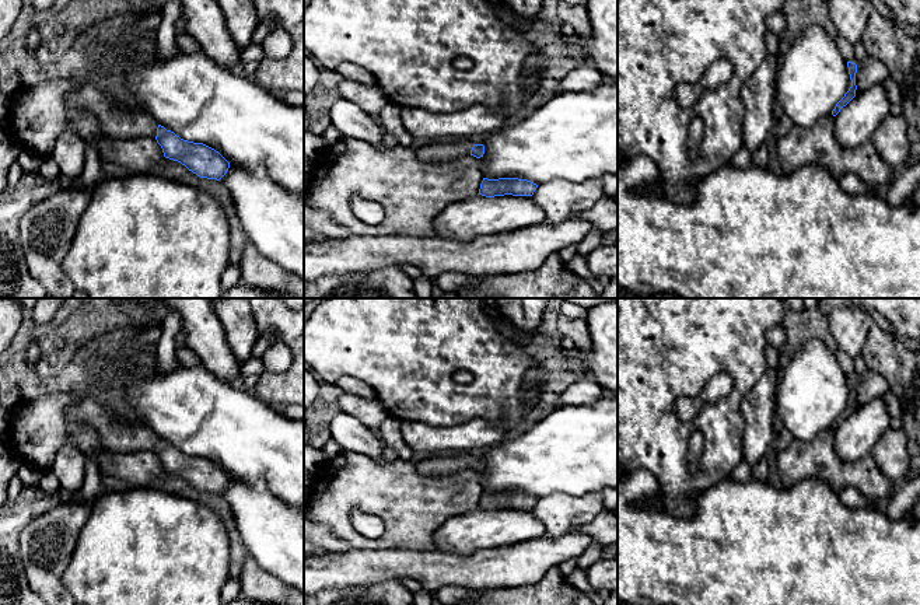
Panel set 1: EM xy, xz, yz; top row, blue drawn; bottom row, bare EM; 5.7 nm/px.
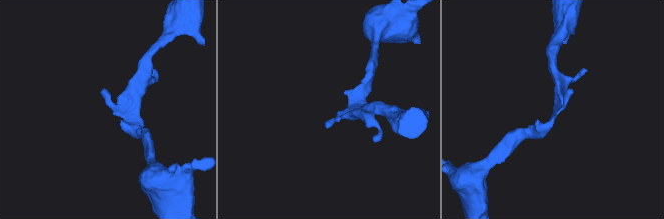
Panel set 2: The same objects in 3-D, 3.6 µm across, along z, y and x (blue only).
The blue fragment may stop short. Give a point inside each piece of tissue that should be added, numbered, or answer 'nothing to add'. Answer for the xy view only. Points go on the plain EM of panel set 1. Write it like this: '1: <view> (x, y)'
1: xy (116, 434)

